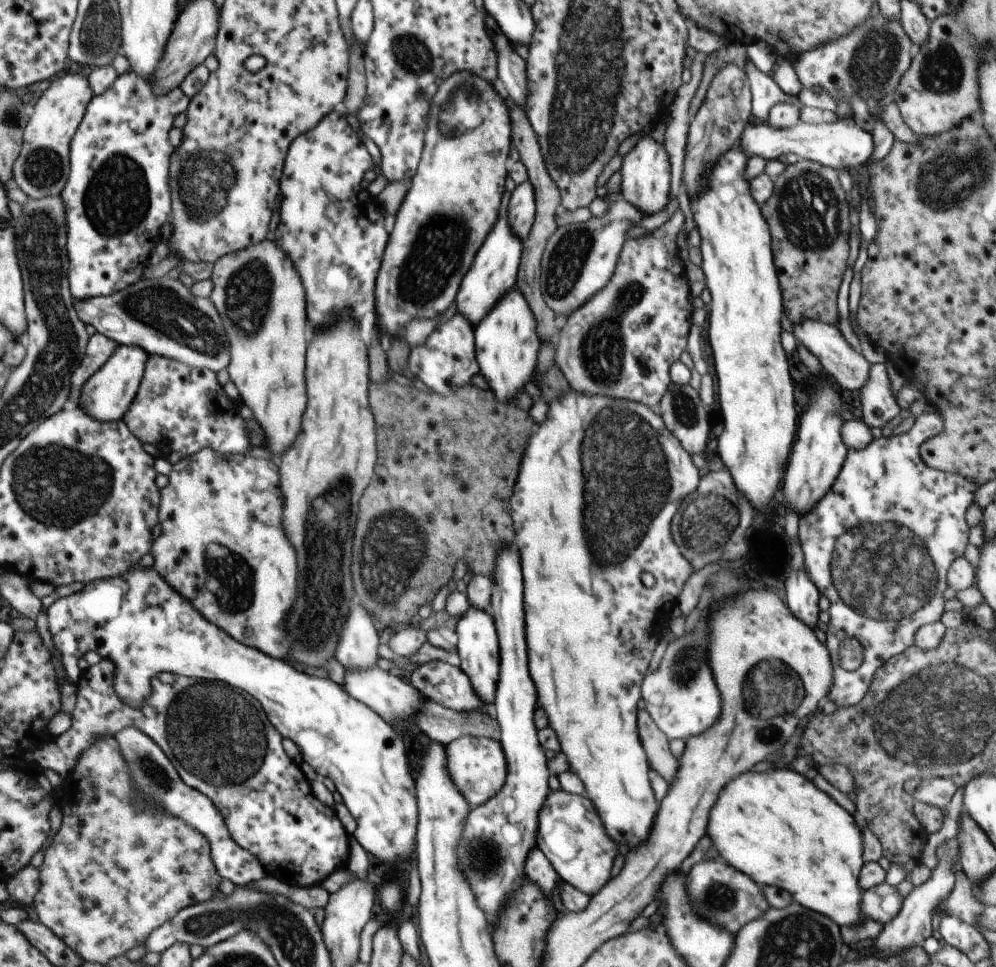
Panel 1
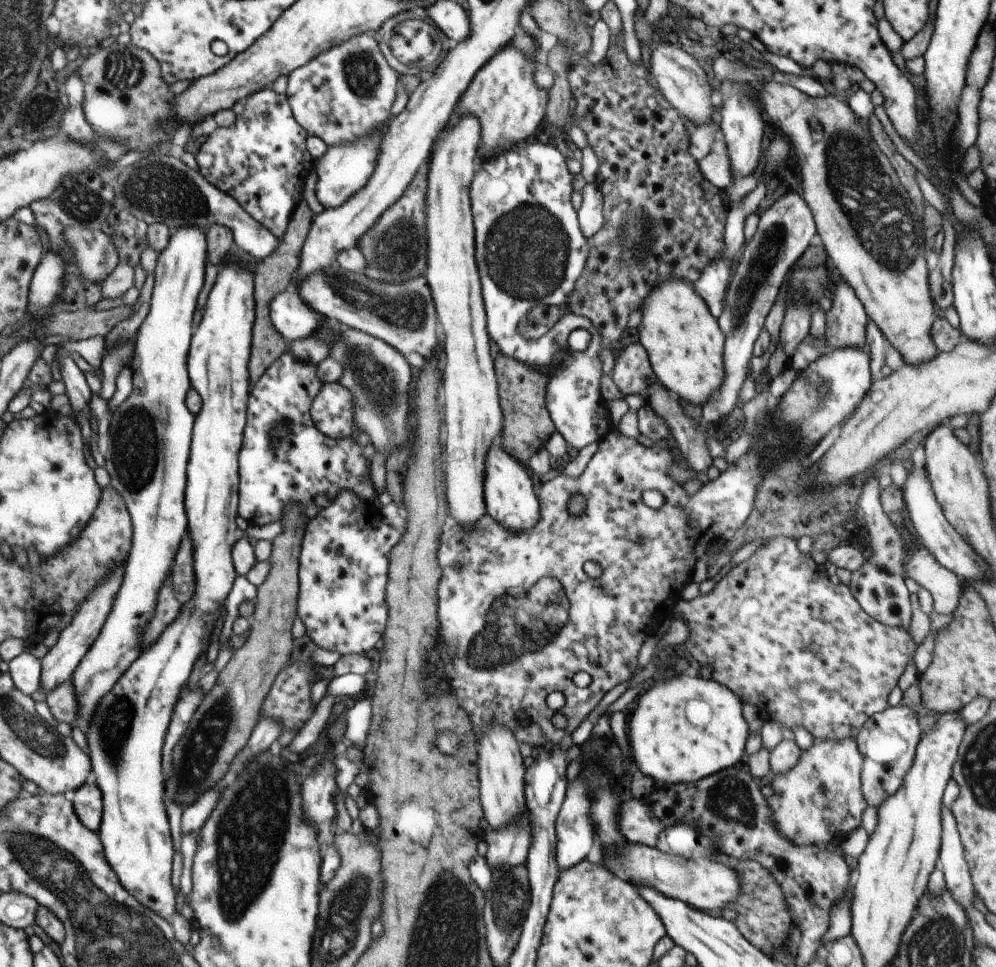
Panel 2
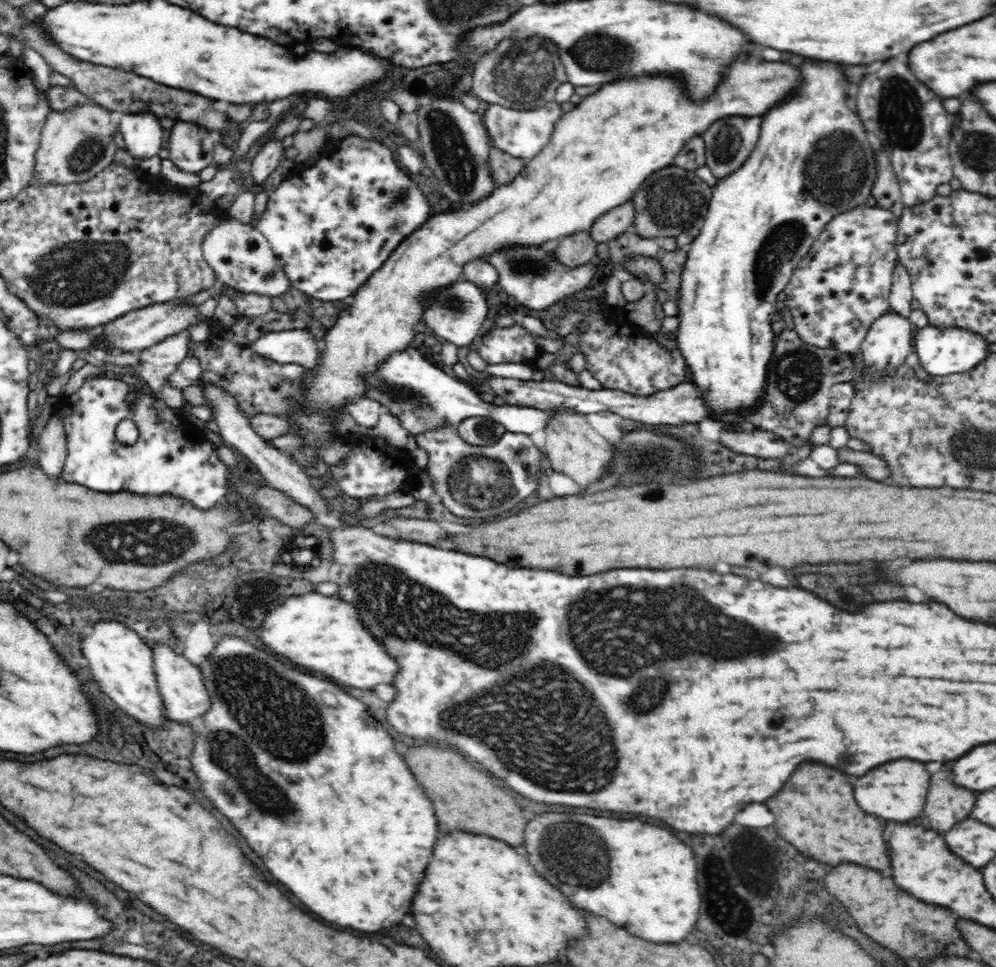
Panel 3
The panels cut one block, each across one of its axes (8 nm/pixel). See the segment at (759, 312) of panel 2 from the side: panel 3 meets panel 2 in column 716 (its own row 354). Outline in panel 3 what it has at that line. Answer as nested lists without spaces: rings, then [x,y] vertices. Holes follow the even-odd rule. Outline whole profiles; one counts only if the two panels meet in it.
[[[416,348],[393,352],[373,373],[368,374],[367,378],[363,396],[382,404],[387,412],[398,418],[402,428],[412,436],[418,436],[428,430],[438,430],[446,422],[457,427],[464,418],[476,416],[493,418],[510,432],[530,435],[536,430],[542,430],[552,413],[534,408],[506,404],[496,406],[493,402],[484,402],[463,380],[450,377],[434,360],[426,360],[426,356],[422,356]]]

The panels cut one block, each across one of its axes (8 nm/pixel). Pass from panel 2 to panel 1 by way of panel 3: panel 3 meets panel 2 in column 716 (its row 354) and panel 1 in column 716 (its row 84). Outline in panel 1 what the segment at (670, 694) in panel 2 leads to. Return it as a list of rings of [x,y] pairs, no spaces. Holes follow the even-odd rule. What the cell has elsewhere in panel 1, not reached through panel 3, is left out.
[[[776,767],[775,769],[768,770],[768,772],[744,772],[744,774],[740,774],[738,778],[734,778],[732,782],[728,782],[728,786],[724,786],[724,790],[720,792],[720,798],[716,800],[714,806],[710,809],[707,828],[708,836],[712,838],[712,842],[716,846],[715,852],[717,854],[720,852],[720,858],[724,858],[726,863],[733,866],[736,870],[747,874],[754,882],[757,882],[762,887],[764,885],[778,886],[782,890],[788,890],[798,904],[802,904],[802,906],[806,906],[810,910],[827,916],[840,928],[851,927],[858,921],[863,920],[860,910],[860,899],[862,898],[863,890],[859,887],[859,872],[865,865],[863,859],[864,843],[862,830],[856,824],[853,815],[838,805],[828,794],[820,791],[804,775],[798,774],[796,771],[786,767]]]

